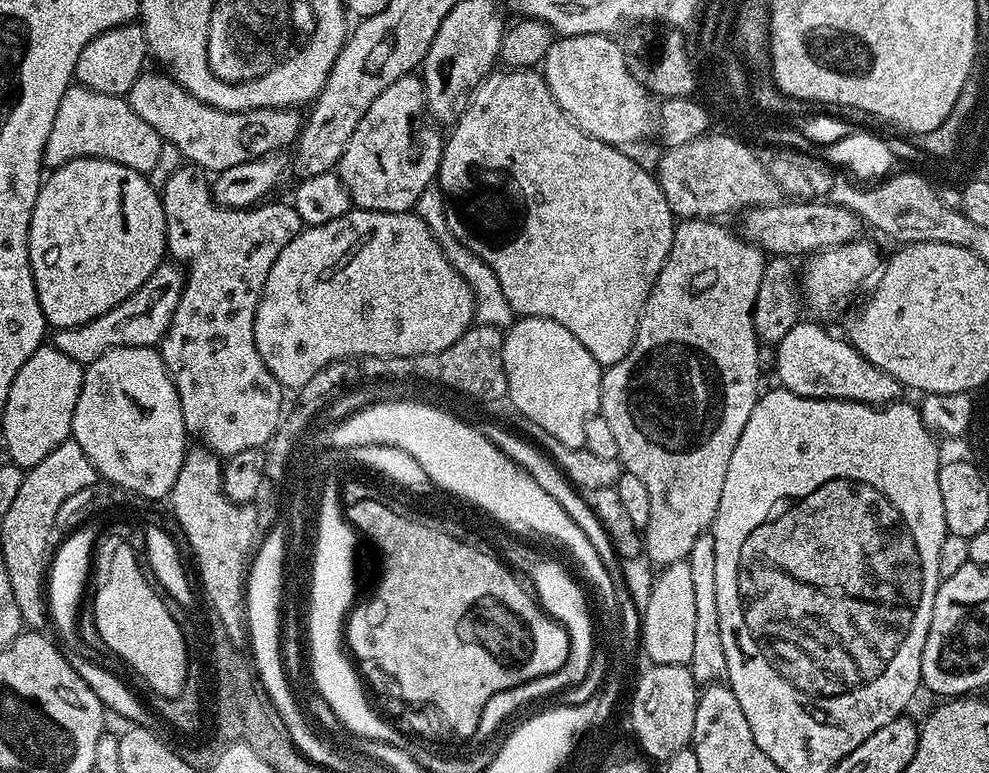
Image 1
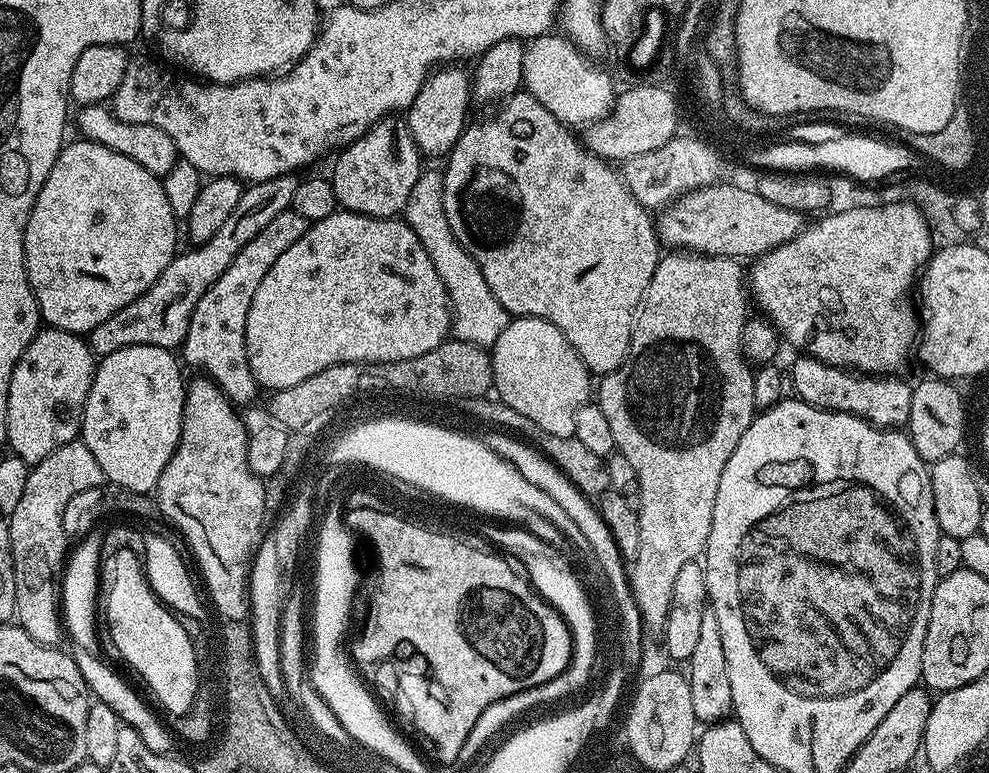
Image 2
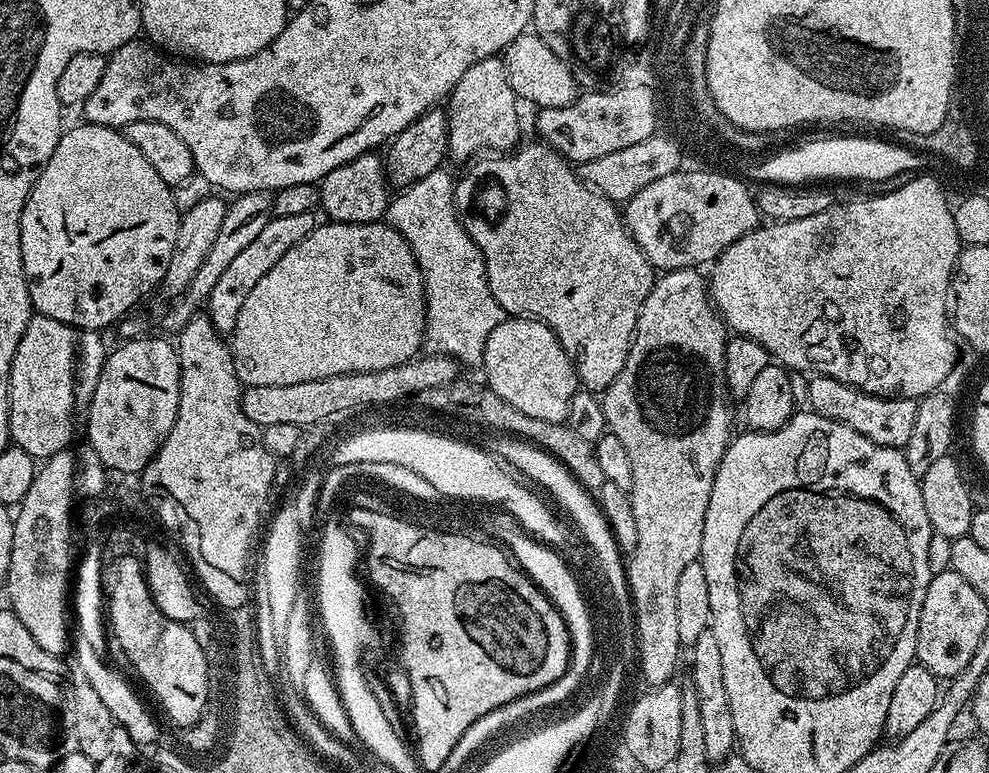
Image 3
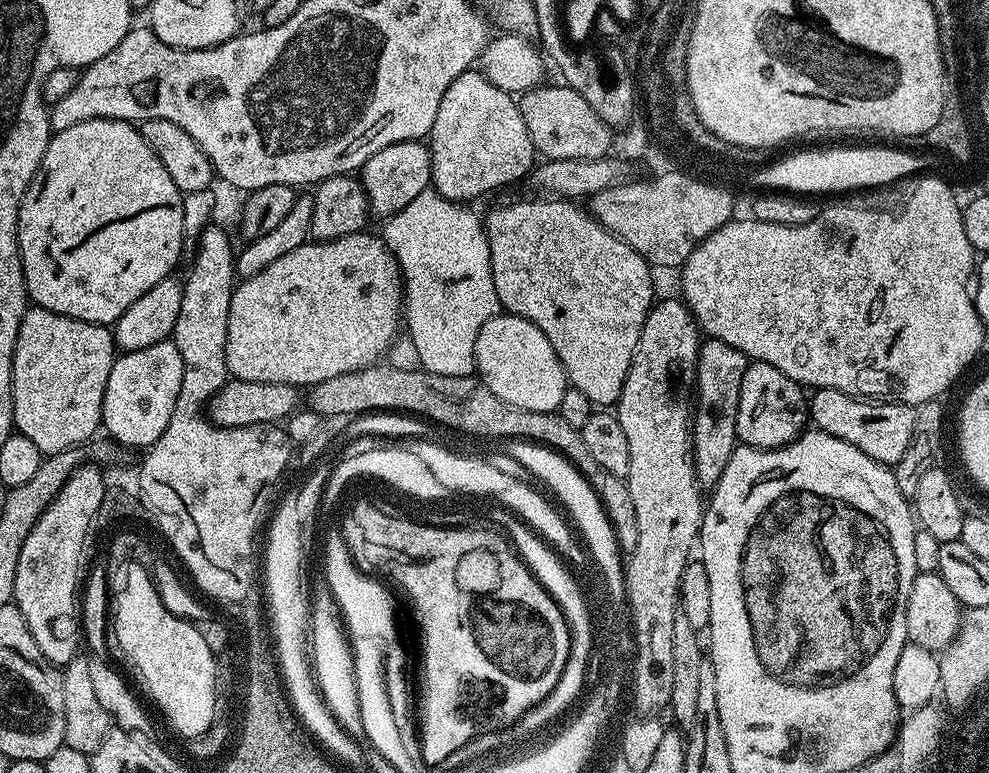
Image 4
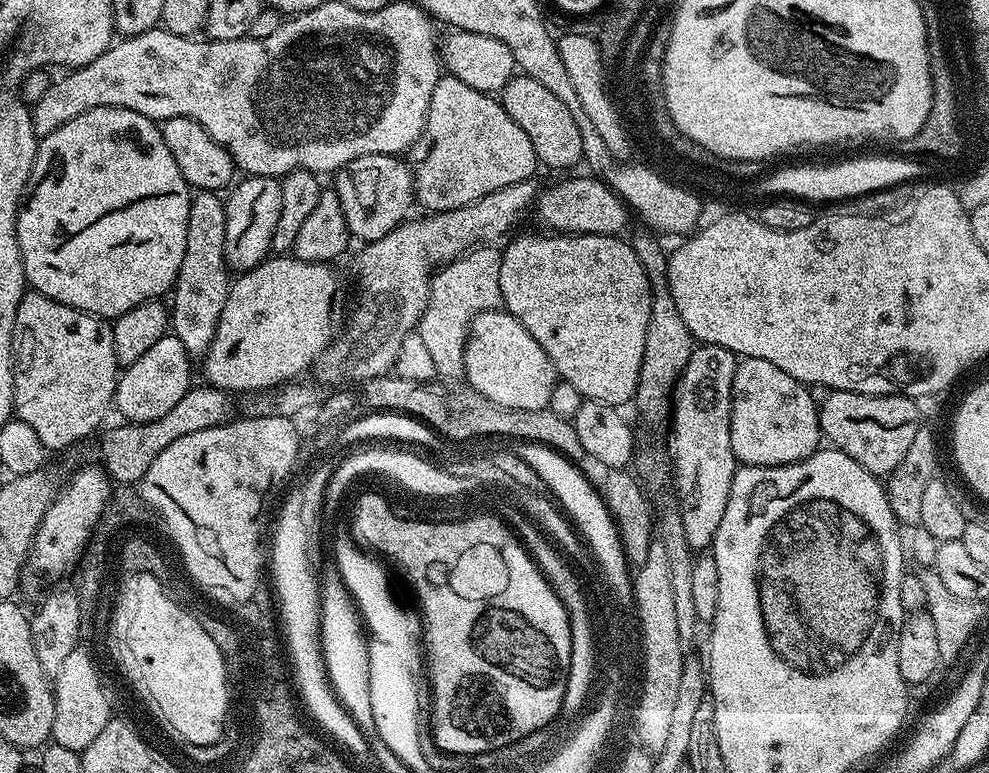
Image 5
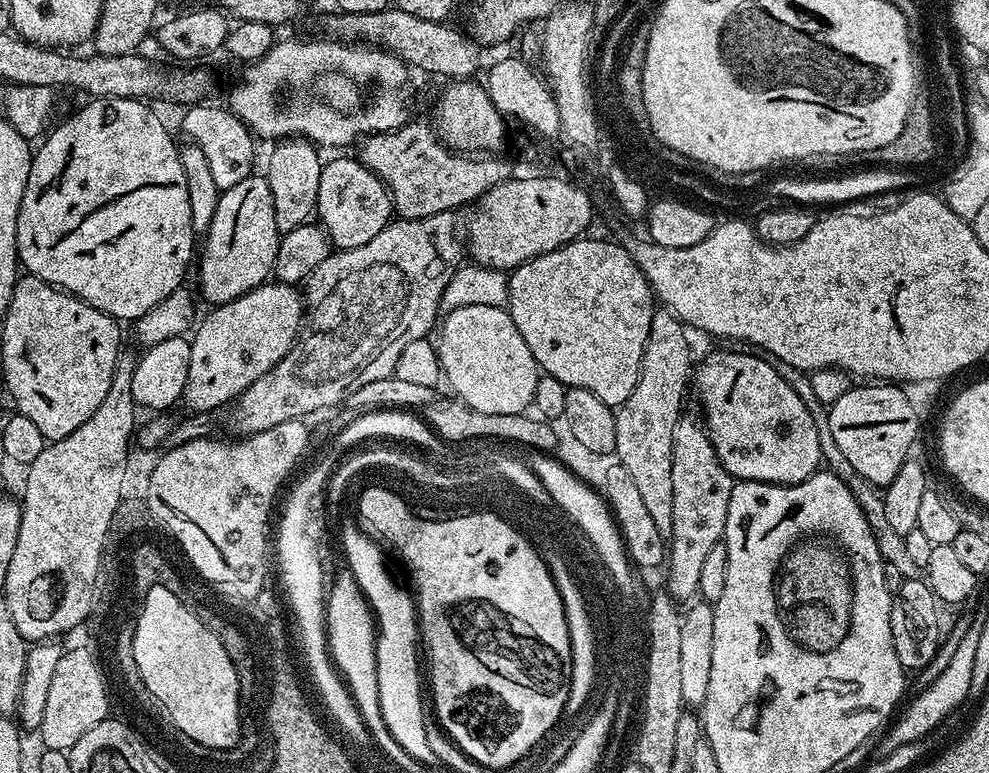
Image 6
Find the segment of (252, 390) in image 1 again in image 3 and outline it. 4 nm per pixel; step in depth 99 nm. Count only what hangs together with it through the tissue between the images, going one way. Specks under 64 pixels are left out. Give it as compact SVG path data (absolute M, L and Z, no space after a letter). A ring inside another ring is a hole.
M315 211L285 216L273 215L272 220L266 222L262 234L258 234L258 238L254 238L254 242L250 242L250 246L246 246L246 250L242 250L242 254L238 254L234 262L230 262L229 268L222 273L222 278L214 282L214 290L206 301L206 314L221 334L231 334L234 331L238 322L238 312L246 303L250 290L258 286L258 281L281 260L282 254L286 254L290 246L298 246L298 242L302 242L302 238L306 238L306 234L310 234L316 228L316 215Z

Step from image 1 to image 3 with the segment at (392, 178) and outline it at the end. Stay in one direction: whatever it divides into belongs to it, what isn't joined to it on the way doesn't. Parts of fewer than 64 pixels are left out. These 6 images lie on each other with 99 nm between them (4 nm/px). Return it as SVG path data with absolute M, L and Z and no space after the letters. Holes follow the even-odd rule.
M375 151L362 154L342 166L338 170L330 170L324 179L319 181L319 207L329 221L337 224L374 224L384 220L384 212L390 203L390 181L386 175L386 164L376 157Z

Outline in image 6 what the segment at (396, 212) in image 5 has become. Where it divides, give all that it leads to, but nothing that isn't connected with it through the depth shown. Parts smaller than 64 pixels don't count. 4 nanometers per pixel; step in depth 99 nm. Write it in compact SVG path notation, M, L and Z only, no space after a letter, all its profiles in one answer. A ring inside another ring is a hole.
M348 154L337 155L340 156L337 160L327 161L324 164L322 178L318 178L318 198L315 211L320 227L327 232L329 240L337 249L366 246L366 242L370 242L370 238L374 238L374 234L378 234L378 230L386 227L394 216L392 195L388 192L388 187L365 164L361 164L359 159L352 157L351 160L350 157L344 155Z

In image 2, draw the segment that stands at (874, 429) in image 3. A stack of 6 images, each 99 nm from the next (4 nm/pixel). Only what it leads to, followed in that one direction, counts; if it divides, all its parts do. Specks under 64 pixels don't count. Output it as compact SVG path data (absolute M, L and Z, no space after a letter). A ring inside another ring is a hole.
M797 355L792 364L790 388L795 399L806 402L815 408L824 408L827 412L845 412L862 418L876 428L900 430L907 425L910 418L910 398L913 385L904 378L895 376L869 376L863 372L836 368L822 362L816 356Z

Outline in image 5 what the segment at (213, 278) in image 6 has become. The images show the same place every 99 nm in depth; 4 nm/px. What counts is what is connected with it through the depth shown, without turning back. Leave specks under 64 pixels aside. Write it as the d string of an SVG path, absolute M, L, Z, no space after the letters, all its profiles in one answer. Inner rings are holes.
M245 175L243 179L227 193L229 196L226 196L224 206L226 210L224 256L228 260L229 269L240 274L247 272L250 268L257 268L259 264L269 259L278 218L282 214L282 186L277 177Z

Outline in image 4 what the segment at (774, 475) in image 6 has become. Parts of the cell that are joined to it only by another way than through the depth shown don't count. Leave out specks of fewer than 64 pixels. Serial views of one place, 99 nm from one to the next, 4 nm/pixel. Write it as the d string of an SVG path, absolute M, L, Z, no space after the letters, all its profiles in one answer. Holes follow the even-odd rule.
M761 360L749 363L738 398L737 441L749 448L781 448L797 440L810 420L810 404L804 392L782 370Z

